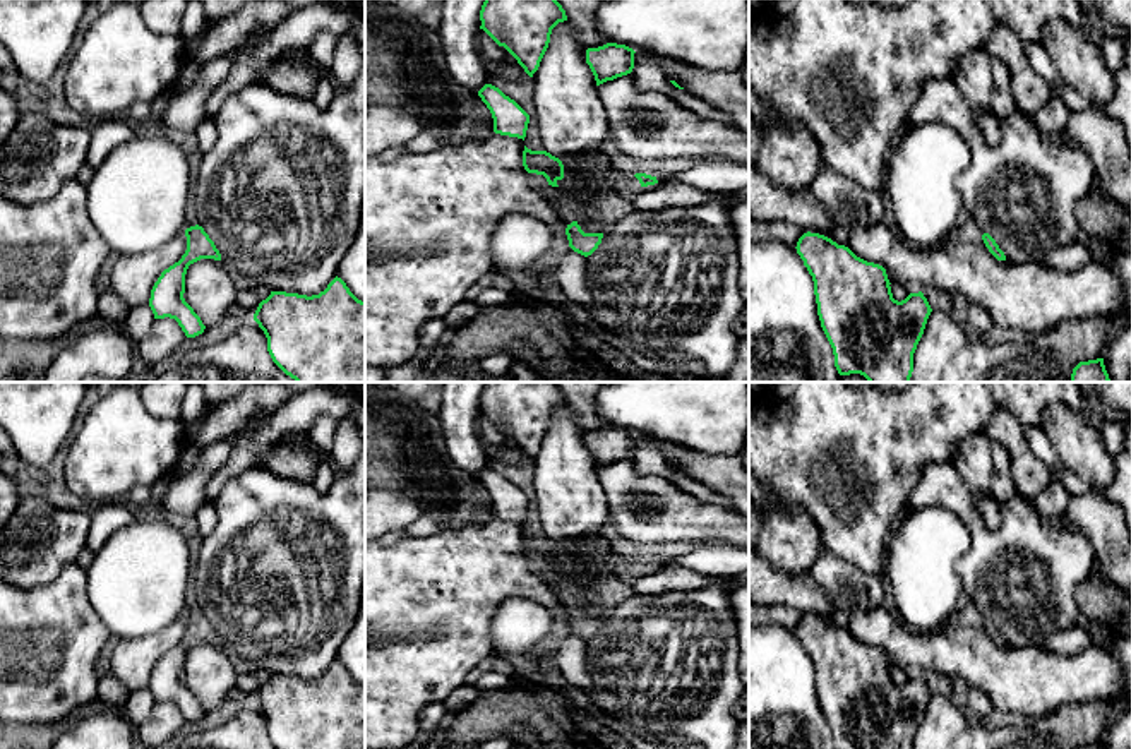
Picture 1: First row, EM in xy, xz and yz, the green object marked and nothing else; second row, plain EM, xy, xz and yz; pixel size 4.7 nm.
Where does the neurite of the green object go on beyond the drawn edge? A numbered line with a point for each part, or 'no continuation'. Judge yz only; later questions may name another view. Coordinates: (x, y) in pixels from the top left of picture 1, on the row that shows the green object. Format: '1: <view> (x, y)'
no continuation

